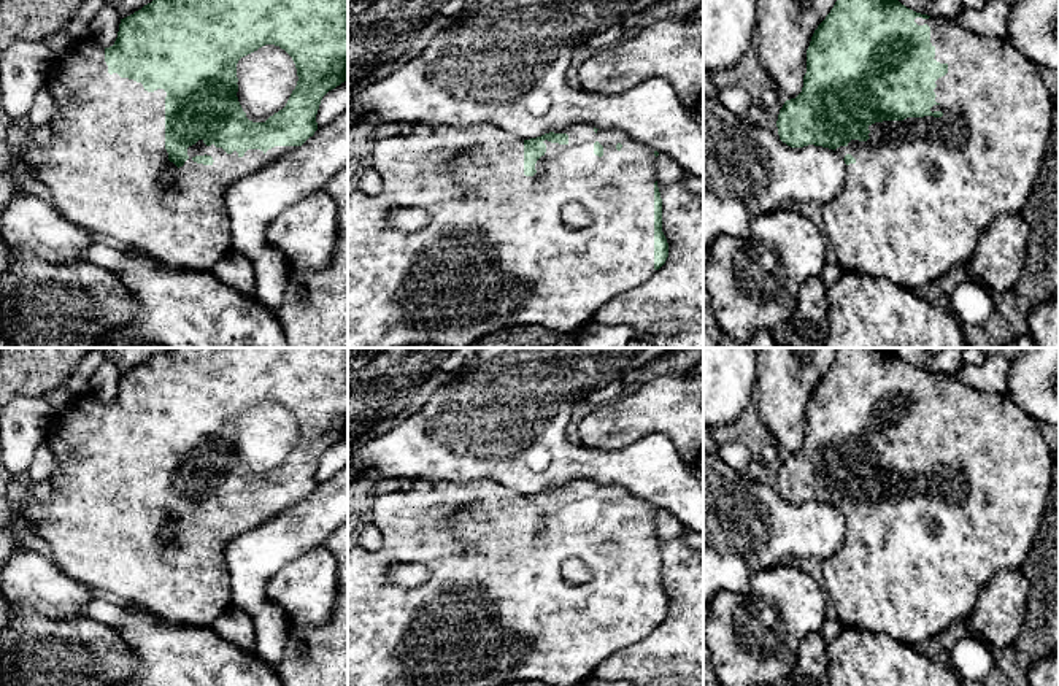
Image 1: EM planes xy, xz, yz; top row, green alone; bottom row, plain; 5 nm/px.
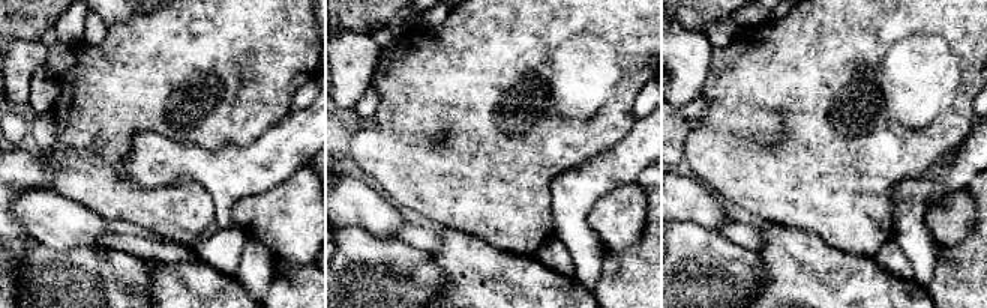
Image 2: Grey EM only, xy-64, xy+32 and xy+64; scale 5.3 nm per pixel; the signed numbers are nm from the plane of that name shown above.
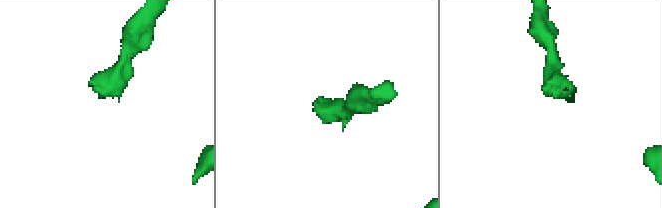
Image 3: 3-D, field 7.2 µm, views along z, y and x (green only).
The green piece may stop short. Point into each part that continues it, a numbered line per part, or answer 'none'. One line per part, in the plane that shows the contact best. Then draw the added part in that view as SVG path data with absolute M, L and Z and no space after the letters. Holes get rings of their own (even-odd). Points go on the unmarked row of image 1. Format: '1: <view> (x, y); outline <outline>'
1: yz (923, 547); outline M916 373L918 381L927 380L930 383L930 399L935 403L935 416L948 421L948 429L935 437L935 461L930 467L942 467L942 473L907 473L903 476L883 476L868 481L868 495L851 495L846 502L840 502L835 508L845 514L851 510L856 518L846 521L846 534L843 546L829 559L822 561L822 576L826 583L826 594L829 602L835 605L837 616L845 627L865 629L870 632L884 632L889 637L911 646L918 646L927 638L935 637L945 627L957 619L965 619L975 608L980 594L984 591L988 581L1000 570L1022 568L1022 564L1030 553L1032 541L1038 534L1045 503L1051 489L1053 454L1037 426L1037 422L1026 414L1007 394L989 391L978 391L959 380L940 373Z

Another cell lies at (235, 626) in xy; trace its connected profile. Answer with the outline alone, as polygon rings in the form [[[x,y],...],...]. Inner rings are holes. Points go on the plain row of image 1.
[[[233,605],[224,610],[213,621],[211,629],[218,632],[224,640],[245,651],[256,649],[256,632],[251,615]]]

